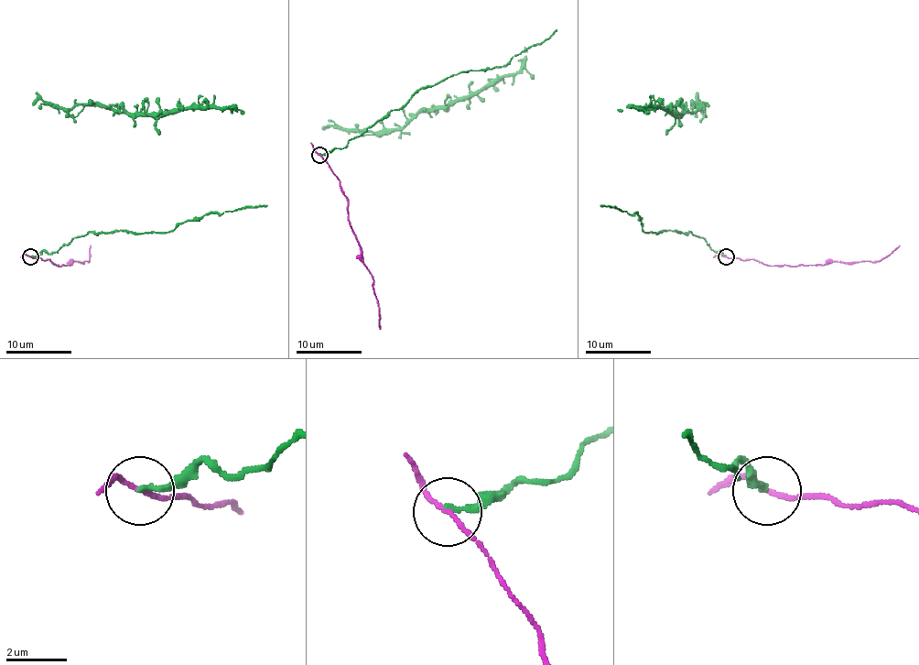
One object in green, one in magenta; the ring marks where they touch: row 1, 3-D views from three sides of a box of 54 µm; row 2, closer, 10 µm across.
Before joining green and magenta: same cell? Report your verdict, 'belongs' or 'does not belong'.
does not belong

